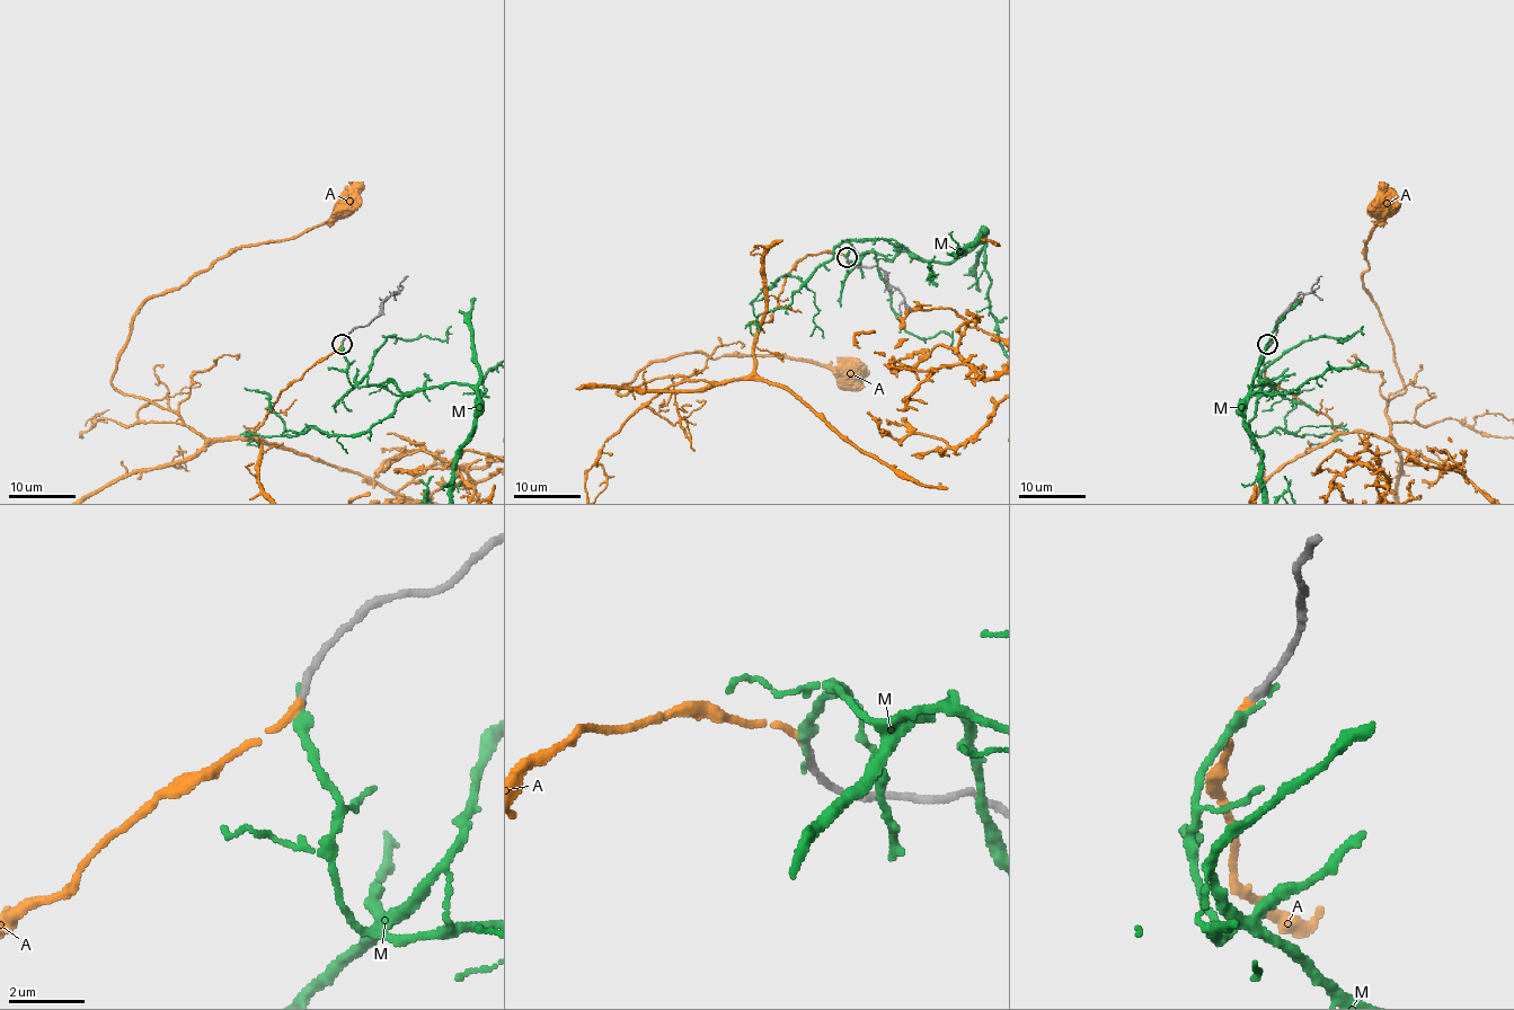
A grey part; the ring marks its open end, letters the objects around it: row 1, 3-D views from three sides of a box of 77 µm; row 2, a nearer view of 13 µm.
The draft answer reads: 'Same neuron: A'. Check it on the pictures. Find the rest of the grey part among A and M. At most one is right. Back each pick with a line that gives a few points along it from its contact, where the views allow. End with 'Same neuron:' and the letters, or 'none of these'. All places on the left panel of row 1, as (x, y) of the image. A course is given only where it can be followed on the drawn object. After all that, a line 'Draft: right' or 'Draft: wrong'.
A: via (343, 346), (242, 439), (203, 439), (112, 375), (147, 300), (241, 246), (297, 238), (347, 201)
Same neuron: A
Draft: right

